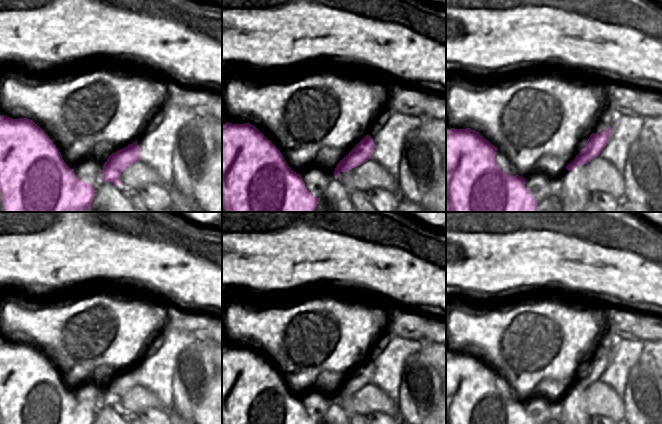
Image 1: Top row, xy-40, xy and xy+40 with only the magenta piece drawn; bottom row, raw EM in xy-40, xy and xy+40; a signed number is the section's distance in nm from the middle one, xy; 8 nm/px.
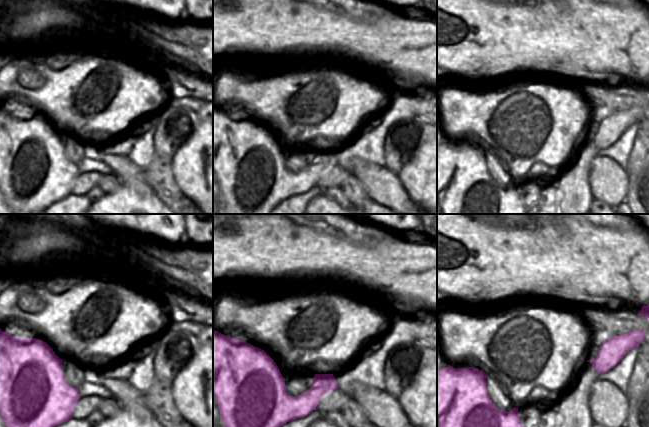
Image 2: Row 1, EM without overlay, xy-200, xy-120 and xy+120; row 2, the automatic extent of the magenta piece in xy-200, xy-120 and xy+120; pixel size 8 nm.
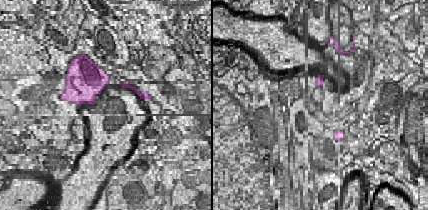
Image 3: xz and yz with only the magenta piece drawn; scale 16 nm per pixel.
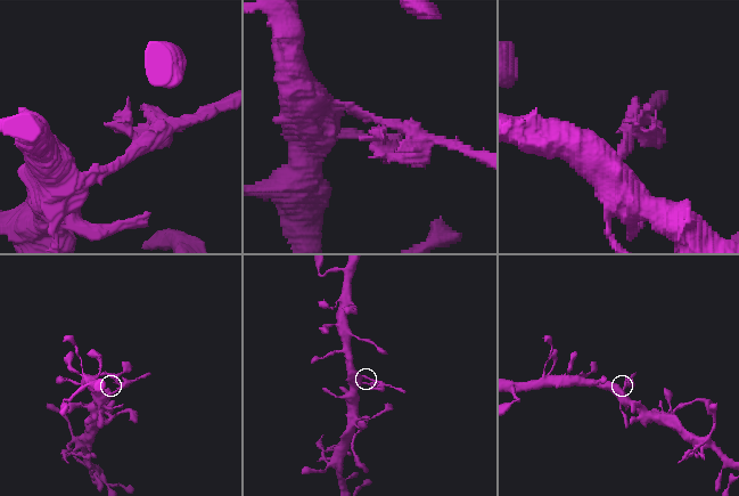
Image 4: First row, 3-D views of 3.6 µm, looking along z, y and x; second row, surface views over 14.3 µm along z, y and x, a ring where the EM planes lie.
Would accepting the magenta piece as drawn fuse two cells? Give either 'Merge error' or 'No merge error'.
Merge error

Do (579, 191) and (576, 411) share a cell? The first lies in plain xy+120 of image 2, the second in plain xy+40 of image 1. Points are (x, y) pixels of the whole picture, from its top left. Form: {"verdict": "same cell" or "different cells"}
{"verdict": "same cell"}

